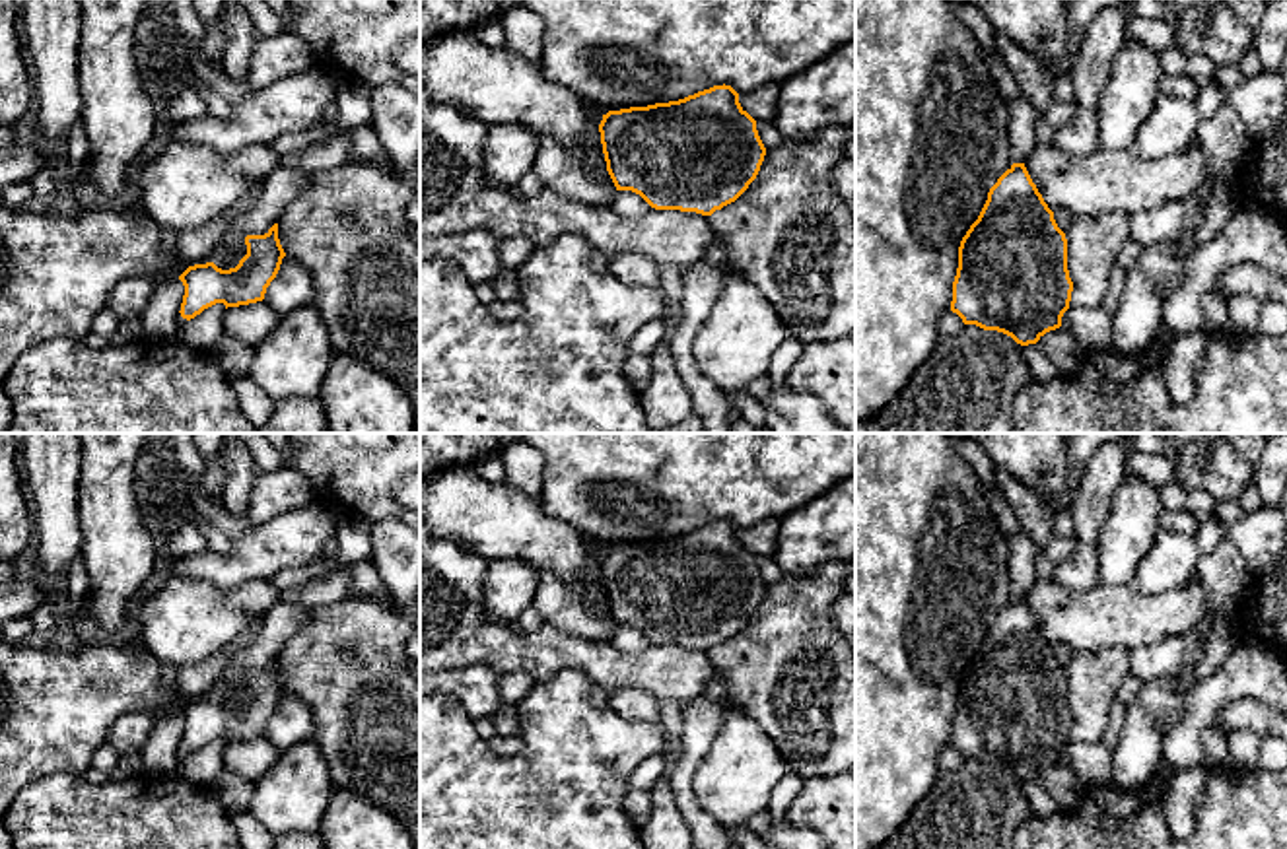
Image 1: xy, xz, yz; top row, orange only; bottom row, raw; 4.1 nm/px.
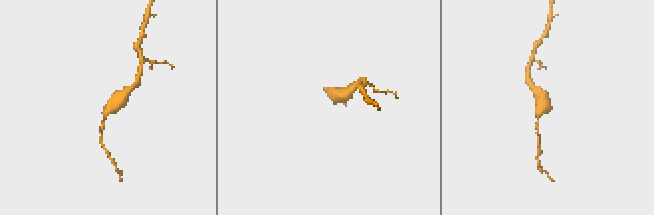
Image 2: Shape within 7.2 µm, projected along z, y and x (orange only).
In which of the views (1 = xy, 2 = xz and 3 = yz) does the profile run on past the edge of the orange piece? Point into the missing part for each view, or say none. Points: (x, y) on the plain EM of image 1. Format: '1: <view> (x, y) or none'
1: none
2: none
3: none

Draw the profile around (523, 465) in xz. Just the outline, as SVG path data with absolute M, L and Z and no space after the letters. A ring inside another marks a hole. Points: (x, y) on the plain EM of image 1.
M515 441L509 443L498 458L504 462L505 470L504 484L539 499L542 490L544 455L525 441Z

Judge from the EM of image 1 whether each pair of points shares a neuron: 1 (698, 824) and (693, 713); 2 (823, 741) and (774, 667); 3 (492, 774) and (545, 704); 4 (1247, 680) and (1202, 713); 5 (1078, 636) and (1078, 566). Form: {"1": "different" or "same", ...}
{"1": "same", "2": "same", "3": "same", "4": "same", "5": "different"}

